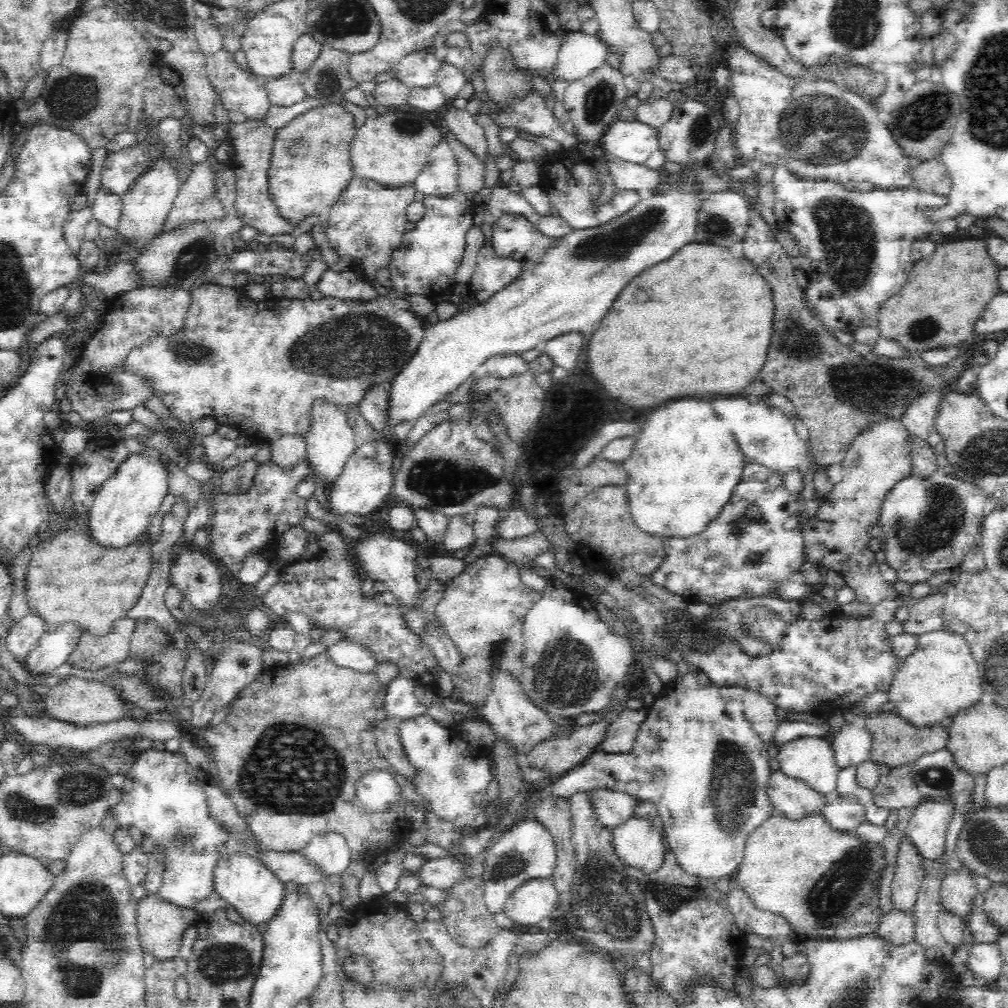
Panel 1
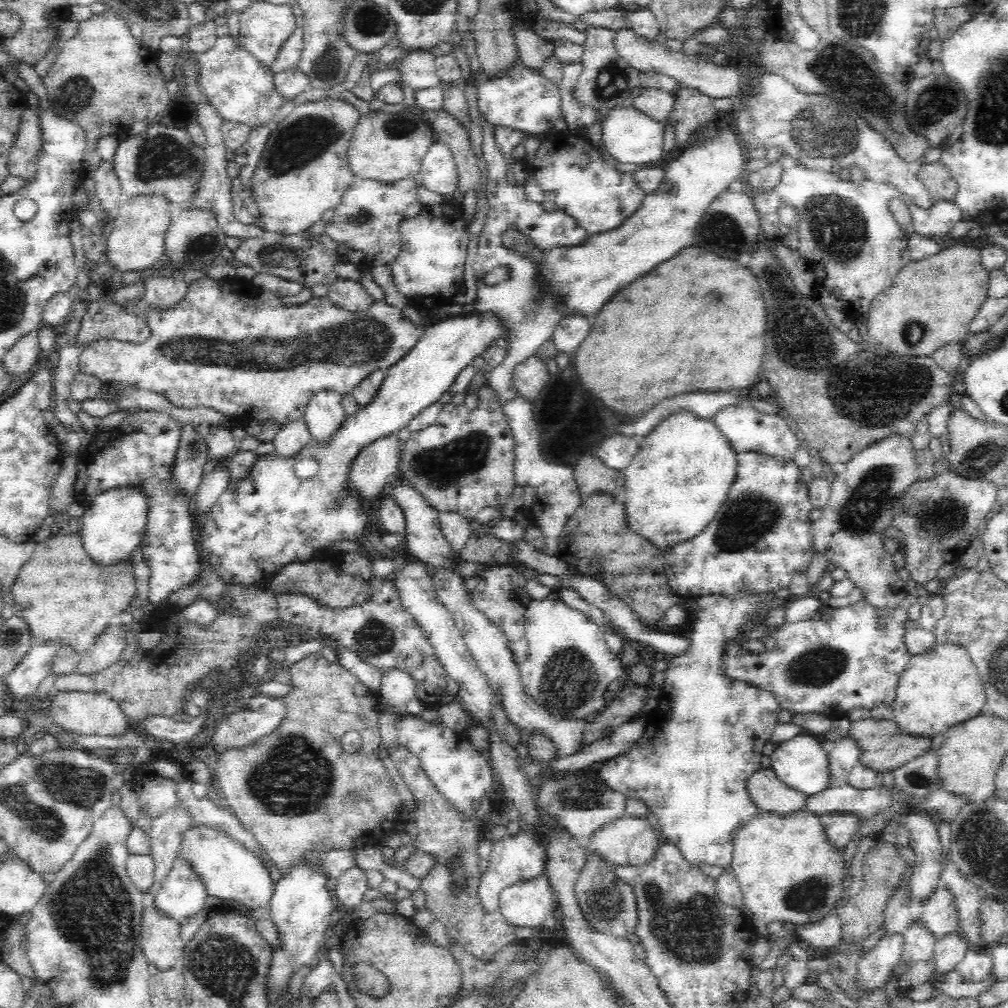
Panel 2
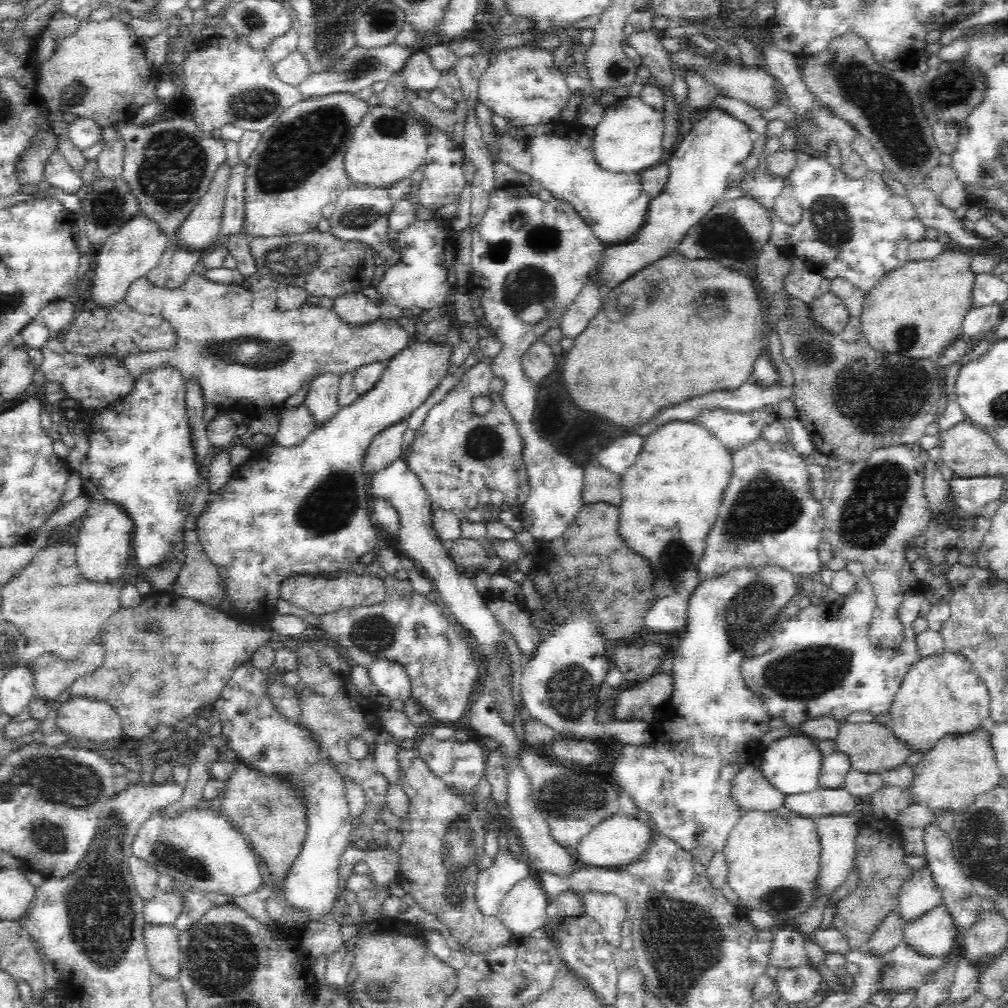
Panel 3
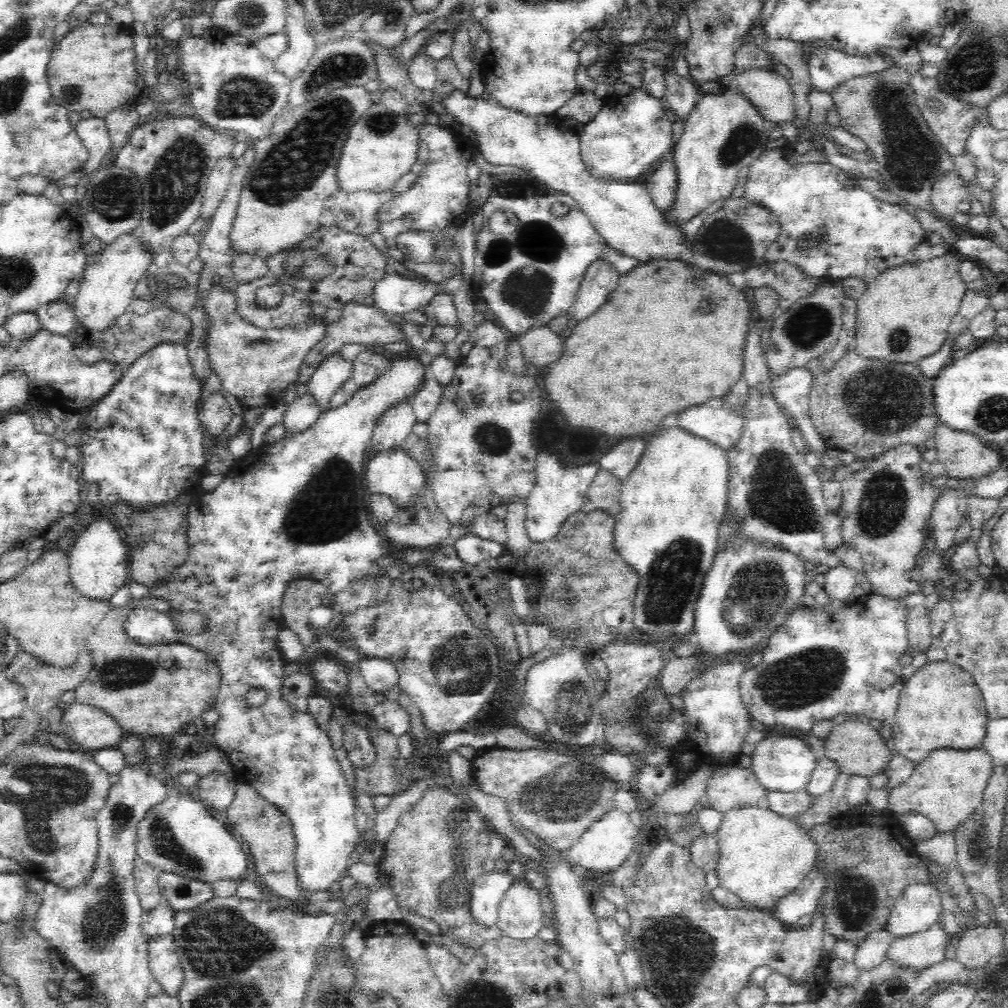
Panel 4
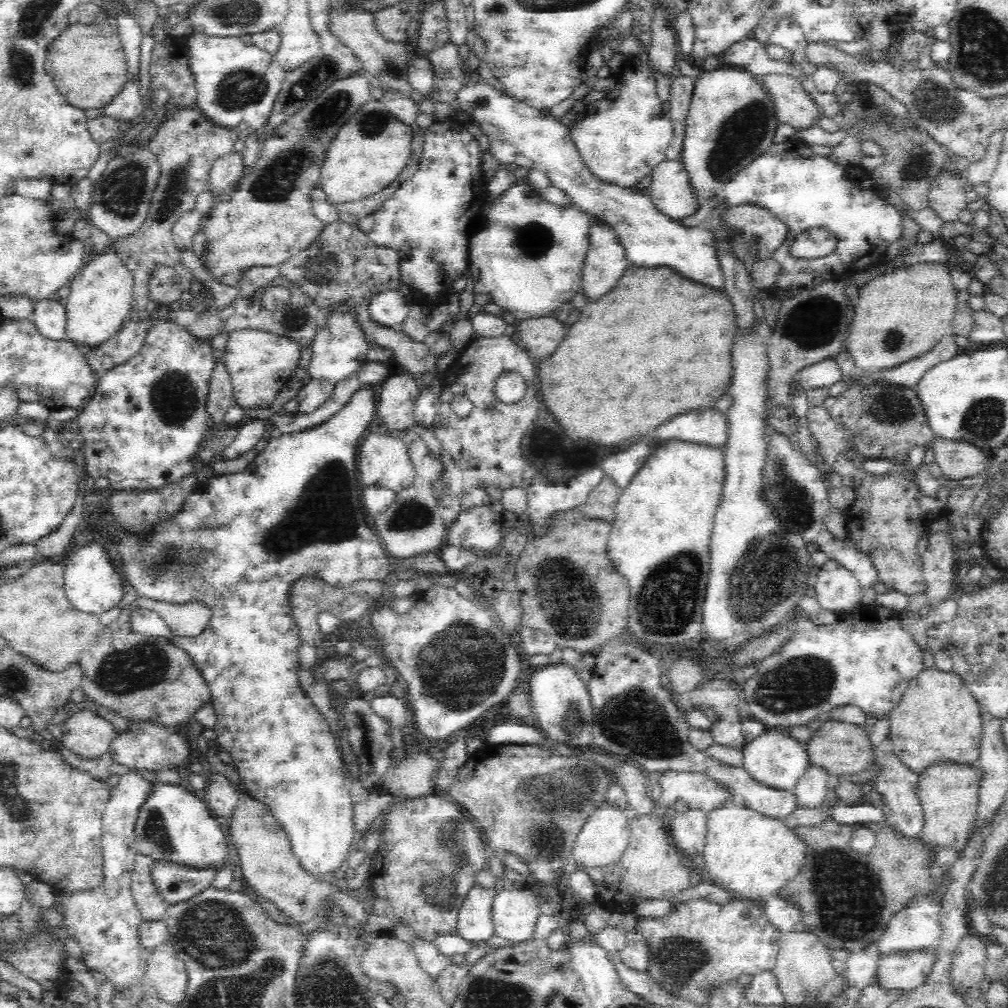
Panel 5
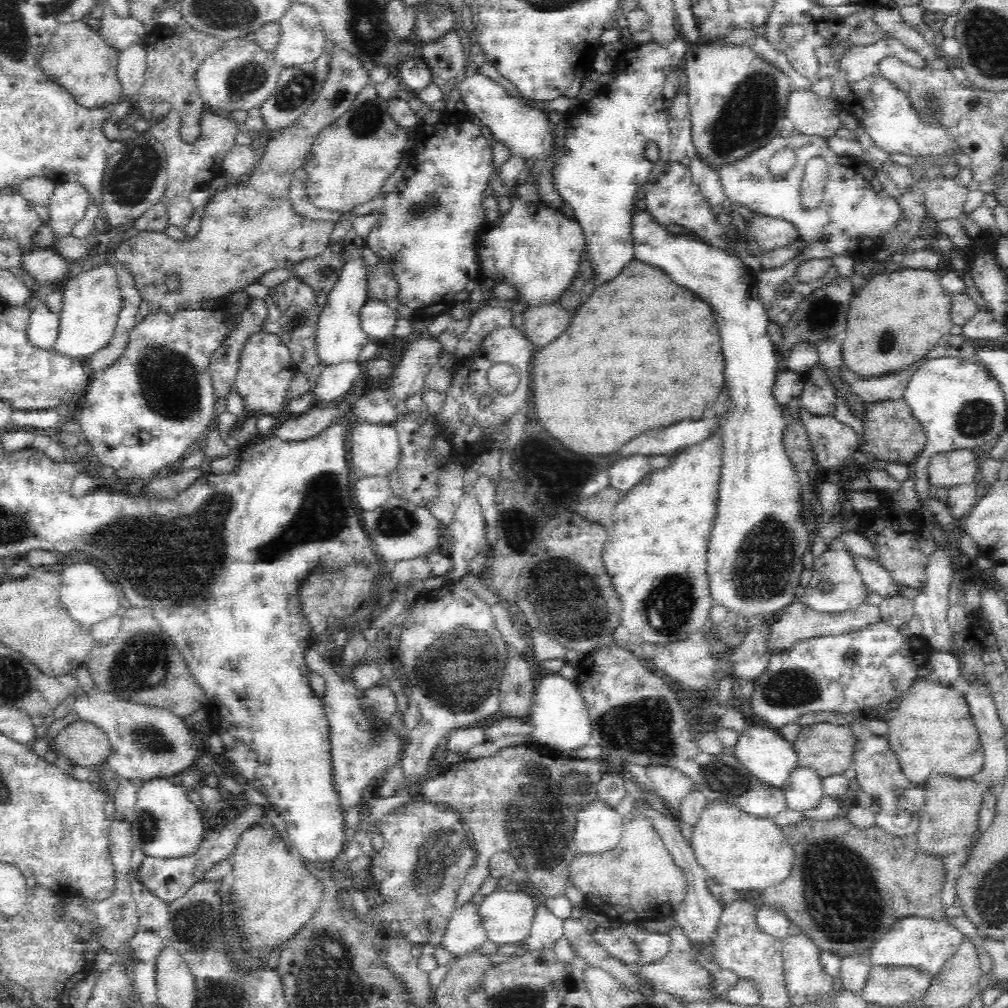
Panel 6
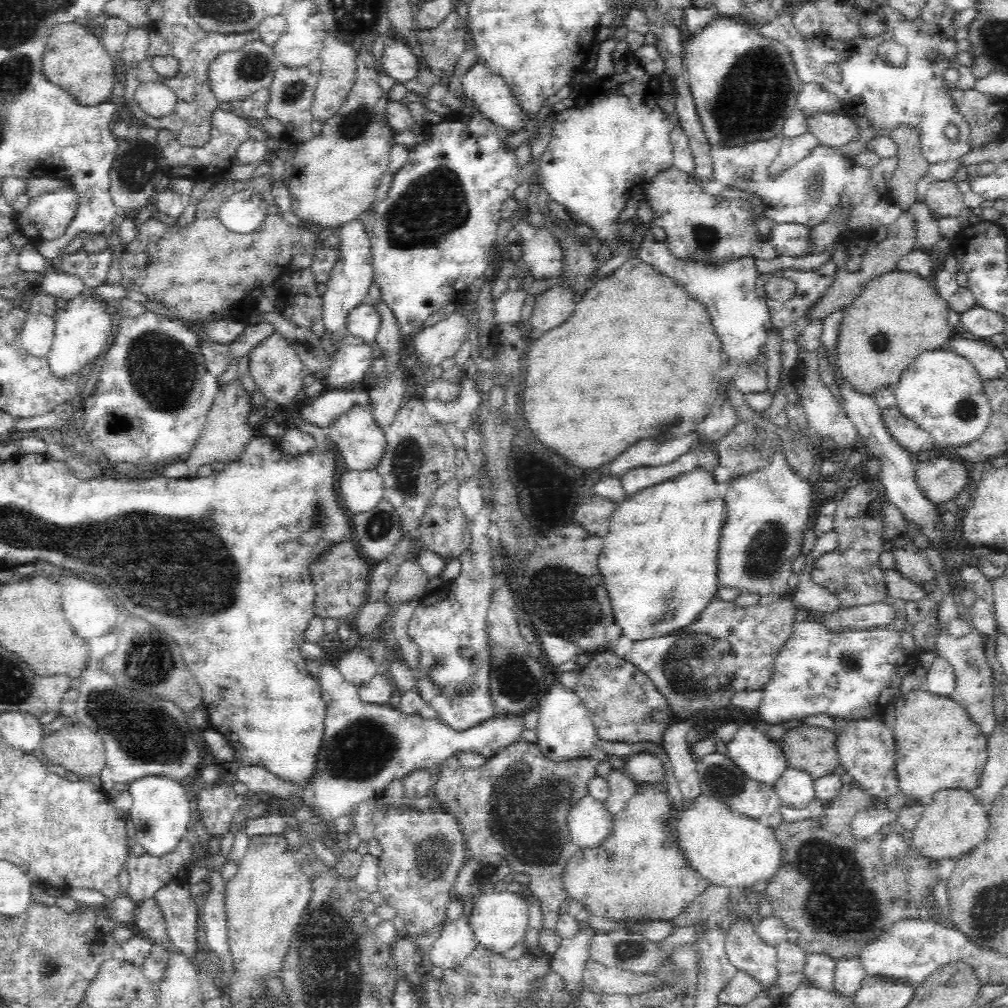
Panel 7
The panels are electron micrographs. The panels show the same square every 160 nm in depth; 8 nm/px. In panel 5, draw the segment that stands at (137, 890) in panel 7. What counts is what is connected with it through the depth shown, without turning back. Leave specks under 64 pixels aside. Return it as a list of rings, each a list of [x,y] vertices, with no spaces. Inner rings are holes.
[[[159,860],[153,861],[150,872],[158,894],[169,907],[188,900],[202,892],[202,889],[210,887],[218,867],[196,867]]]

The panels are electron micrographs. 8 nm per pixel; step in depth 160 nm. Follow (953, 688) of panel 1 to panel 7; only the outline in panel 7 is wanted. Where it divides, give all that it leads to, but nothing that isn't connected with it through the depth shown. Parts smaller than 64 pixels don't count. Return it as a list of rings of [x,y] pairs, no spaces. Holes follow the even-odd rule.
[[[926,690],[910,692],[903,697],[896,697],[895,724],[892,728],[897,752],[896,775],[899,790],[916,802],[927,806],[934,794],[942,790],[974,790],[981,782],[985,765],[989,760],[987,734],[977,726],[965,711],[950,697],[937,696]]]

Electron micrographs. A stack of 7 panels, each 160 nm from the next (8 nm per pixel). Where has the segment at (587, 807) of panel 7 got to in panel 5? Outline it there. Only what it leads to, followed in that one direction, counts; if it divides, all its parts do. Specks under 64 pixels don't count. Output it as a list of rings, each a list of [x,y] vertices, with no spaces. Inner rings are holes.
[[[605,802],[590,813],[585,823],[573,845],[571,861],[576,866],[586,867],[606,866],[616,862],[624,854],[630,836],[629,821],[623,810]]]

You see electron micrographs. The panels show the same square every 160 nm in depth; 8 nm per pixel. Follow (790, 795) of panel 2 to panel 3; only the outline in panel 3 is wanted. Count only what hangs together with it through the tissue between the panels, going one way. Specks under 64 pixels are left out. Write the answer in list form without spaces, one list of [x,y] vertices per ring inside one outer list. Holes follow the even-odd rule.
[[[751,764],[733,777],[729,789],[731,800],[742,812],[772,812],[783,806],[785,795],[771,786],[759,768]]]

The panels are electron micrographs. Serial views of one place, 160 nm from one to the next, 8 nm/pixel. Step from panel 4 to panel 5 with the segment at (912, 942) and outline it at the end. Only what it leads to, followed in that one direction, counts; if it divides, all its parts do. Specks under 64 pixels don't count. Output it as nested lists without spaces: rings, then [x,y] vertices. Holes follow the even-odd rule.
[[[934,950],[880,955],[874,982],[883,990],[899,992],[903,997],[926,983],[935,962]]]

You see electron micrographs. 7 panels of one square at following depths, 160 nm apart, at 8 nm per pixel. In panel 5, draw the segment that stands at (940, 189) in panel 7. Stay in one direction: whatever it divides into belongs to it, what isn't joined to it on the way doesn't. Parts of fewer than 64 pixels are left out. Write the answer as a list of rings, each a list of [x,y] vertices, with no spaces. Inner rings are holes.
[[[949,170],[941,172],[930,185],[927,194],[929,208],[942,222],[954,222],[962,210],[967,208],[965,176],[957,176]]]

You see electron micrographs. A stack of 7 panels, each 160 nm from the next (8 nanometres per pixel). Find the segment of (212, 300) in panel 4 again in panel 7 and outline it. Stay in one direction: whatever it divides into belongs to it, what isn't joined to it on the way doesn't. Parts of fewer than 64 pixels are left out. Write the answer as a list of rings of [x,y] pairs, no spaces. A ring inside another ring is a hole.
[[[278,332],[270,334],[264,342],[254,348],[249,359],[249,374],[254,380],[256,390],[262,392],[266,400],[283,406],[294,402],[296,396],[305,390],[303,380],[310,373],[309,368],[300,361],[291,344]]]

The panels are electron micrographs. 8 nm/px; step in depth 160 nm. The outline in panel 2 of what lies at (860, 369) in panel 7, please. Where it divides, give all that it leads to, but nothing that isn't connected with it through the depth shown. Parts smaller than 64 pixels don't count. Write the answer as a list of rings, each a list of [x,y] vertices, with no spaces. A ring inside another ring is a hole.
[[[954,245],[926,260],[906,264],[894,284],[871,300],[865,324],[870,340],[884,351],[910,357],[933,356],[942,346],[965,343],[969,324],[987,299],[988,274],[982,268],[980,250],[968,245]]]

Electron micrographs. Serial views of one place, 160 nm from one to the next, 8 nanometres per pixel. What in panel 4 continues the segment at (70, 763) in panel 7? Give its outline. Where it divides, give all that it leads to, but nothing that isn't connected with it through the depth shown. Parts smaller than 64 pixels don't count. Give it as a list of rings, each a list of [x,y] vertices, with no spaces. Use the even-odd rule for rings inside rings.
[[[79,703],[64,707],[61,733],[67,739],[72,738],[85,752],[117,748],[126,735],[123,730],[120,730],[116,721],[102,710]]]

